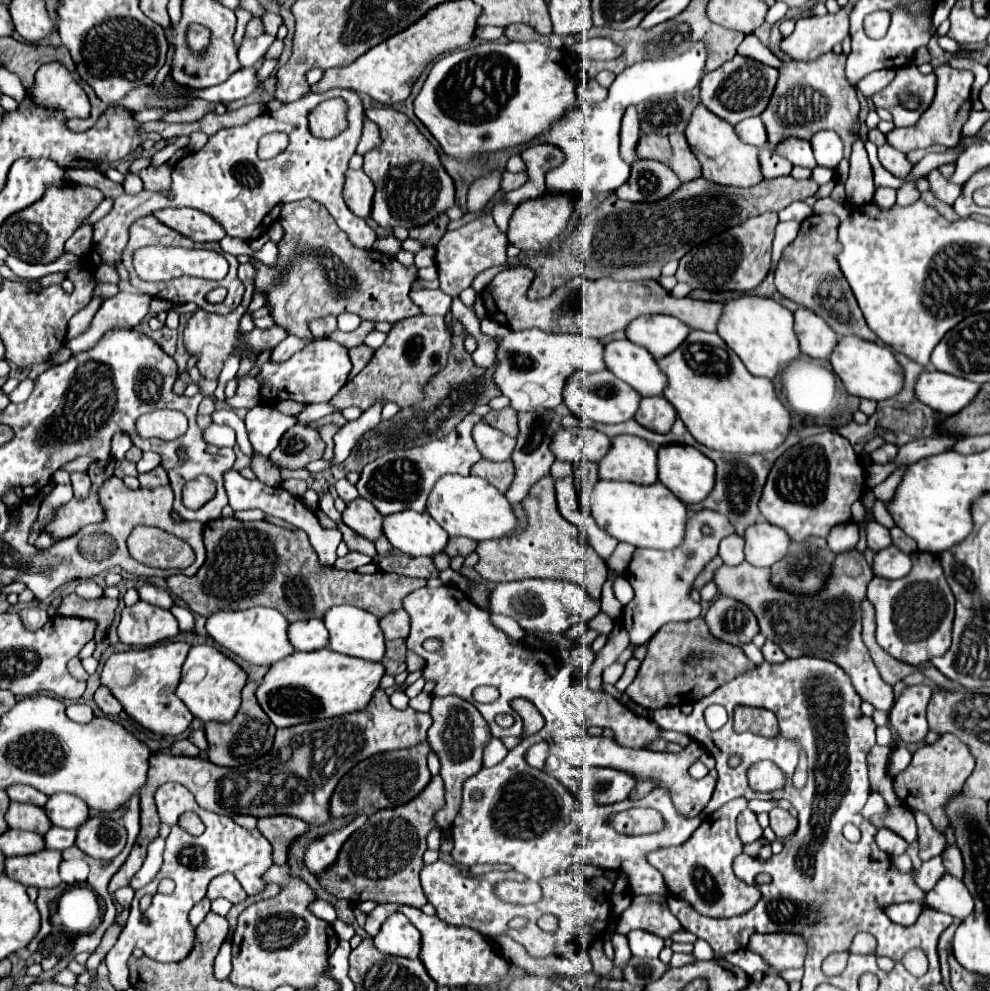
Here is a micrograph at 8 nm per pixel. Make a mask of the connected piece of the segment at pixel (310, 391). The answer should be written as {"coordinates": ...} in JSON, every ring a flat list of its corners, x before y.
{"coordinates":[[322,338,310,342,306,348,296,352,290,360,278,364,264,362,258,380,260,380,260,394,270,404,276,404,278,400,298,400,300,404,318,404,328,402,332,396,340,392,340,388,348,382,348,374,352,370,352,362,348,356,348,348]]}

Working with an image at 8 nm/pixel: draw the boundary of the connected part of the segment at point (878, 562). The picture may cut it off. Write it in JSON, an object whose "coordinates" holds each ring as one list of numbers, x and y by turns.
{"coordinates":[[890,546,890,548,880,550,876,554,872,570,874,570,876,576,890,578,890,580,904,578,912,570,912,558,910,558,910,554,902,552,900,548]]}

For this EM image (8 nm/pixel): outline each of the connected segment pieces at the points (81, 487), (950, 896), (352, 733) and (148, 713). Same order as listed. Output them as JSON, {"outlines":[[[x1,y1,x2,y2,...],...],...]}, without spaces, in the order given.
{"outlines":[[[74,472,70,474,72,476,72,490,74,490,74,496,84,500,90,496,90,490,92,490,92,480,88,476,88,472]],[[944,874,938,880,938,884,928,892,926,902,930,902,932,908,960,920,968,918,974,910,974,898,966,890,964,882,950,874]],[[376,702,374,708,370,704,362,712,280,728,276,732,272,750,250,766,224,768,202,760,200,756,184,758,152,754,148,780,140,790,142,830,130,852,130,858,126,860,126,866,122,866,122,870,118,870,118,874,114,874,110,880,110,892,130,884,134,874,142,868,148,844,158,838,160,820,154,804,154,792,158,786,166,782,180,782,194,794,194,798,198,798,200,808,222,816,250,814,254,818,266,818,286,814,302,818,306,824,326,824,330,820,330,798,334,788,352,766,378,752,412,748,420,742,426,742,426,732,430,726,432,716,426,712,418,712,414,708,396,710,390,706,390,702]],[[168,642,142,650,112,654,102,668,102,684,112,690,128,716,132,716,138,724,162,736,176,736,194,720,190,710,186,710,186,706,174,694,188,650,190,646,186,642]]]}

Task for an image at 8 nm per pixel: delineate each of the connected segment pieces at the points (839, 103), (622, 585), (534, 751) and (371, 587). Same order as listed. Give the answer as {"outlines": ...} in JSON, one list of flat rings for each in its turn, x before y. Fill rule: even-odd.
{"outlines":[[[822,54,816,60,802,62,790,60,780,68,778,86,774,90,774,98,770,106,760,114,762,122,766,122,768,142,780,142,788,136,798,136,810,140,820,130,834,130,844,140,844,156,850,156,852,144,858,140,858,134,852,130,858,120,860,104,856,98,856,90,844,78,844,54]],[[624,576,616,578,616,582,614,582,614,594,616,594,616,598,620,600,622,606,626,606,632,600,632,586,626,582]],[[538,742,530,746,530,750,526,752,526,762,538,770,544,770,546,758,548,758,548,742]],[[218,518,208,524,210,526,204,526,204,542,208,548,206,566,202,566,202,570,198,570,198,574,192,578,182,574,166,578,166,584,172,590,172,594,176,594,178,598,184,598,188,608,194,614,200,614,204,618,214,614,214,610,246,610,252,606,270,606,270,608,280,610,288,622,298,622,298,620,322,618,328,608,338,606,338,604,350,604,350,606,368,610,376,614,378,618,384,618,386,614,400,610,402,600,410,592,426,584,426,580,422,578,408,578,400,574,378,572,374,576,366,576,354,570,348,572,348,570,336,570,336,568,322,568,318,566,316,552,312,544,308,542,306,532,286,530,286,528,270,524,268,520,242,522,236,518,224,518,224,520]]]}

